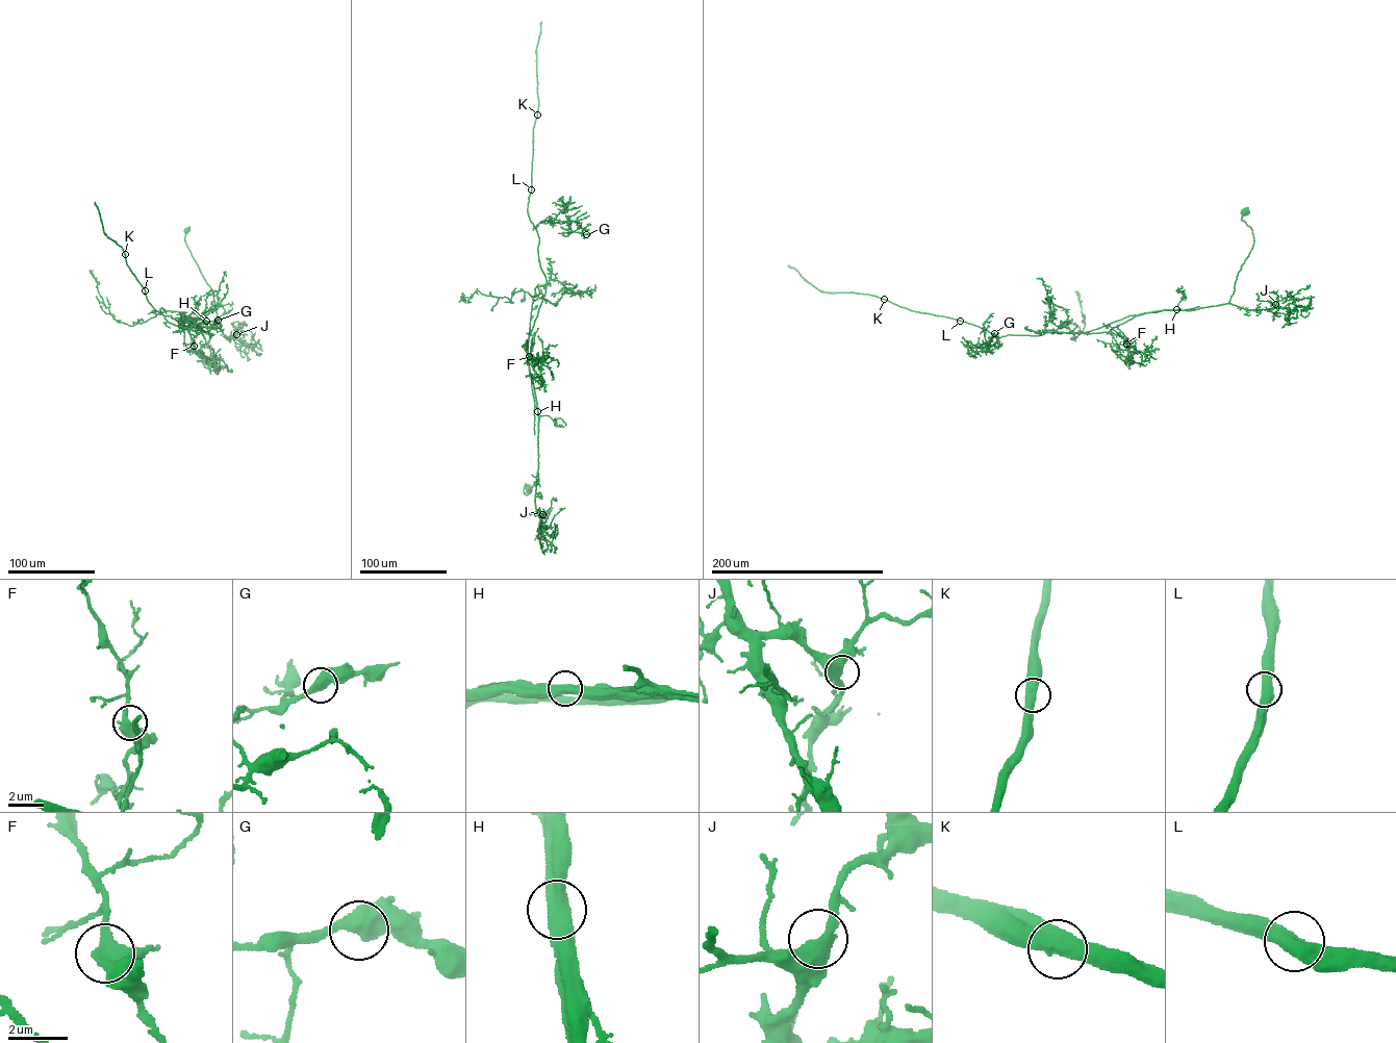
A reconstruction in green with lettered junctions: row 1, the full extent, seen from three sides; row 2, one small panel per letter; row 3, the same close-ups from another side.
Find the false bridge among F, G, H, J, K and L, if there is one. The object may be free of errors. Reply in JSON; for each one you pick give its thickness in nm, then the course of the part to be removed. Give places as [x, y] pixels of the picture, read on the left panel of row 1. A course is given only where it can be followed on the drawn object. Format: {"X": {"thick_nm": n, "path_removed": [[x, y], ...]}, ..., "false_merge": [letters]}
{"H": {"thick_nm": 550, "path_removed": [[206, 321], [184, 316], [180, 326], [180, 312], [152, 310], [155, 316], [132, 326], [117, 322], [93, 270]]}, "false_merge": ["H"]}

